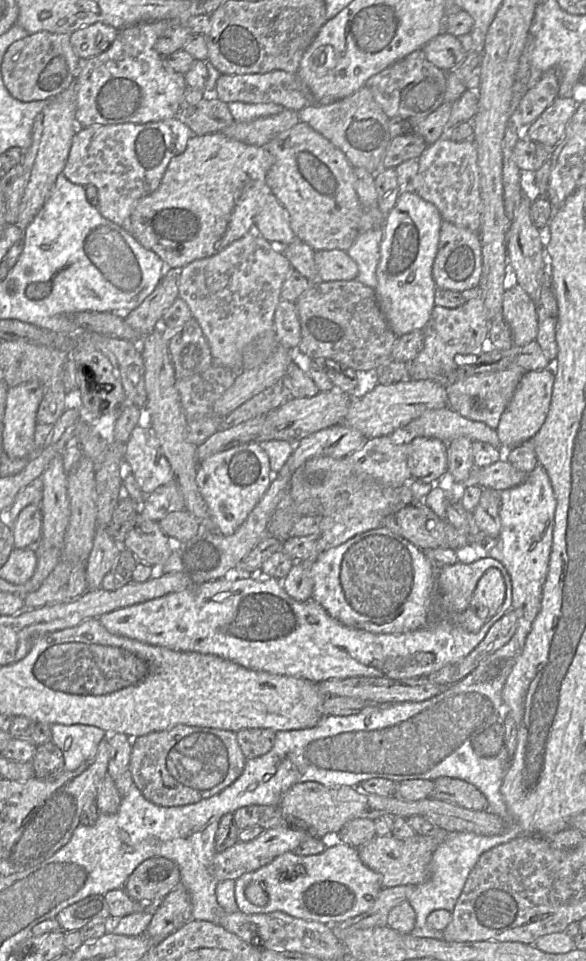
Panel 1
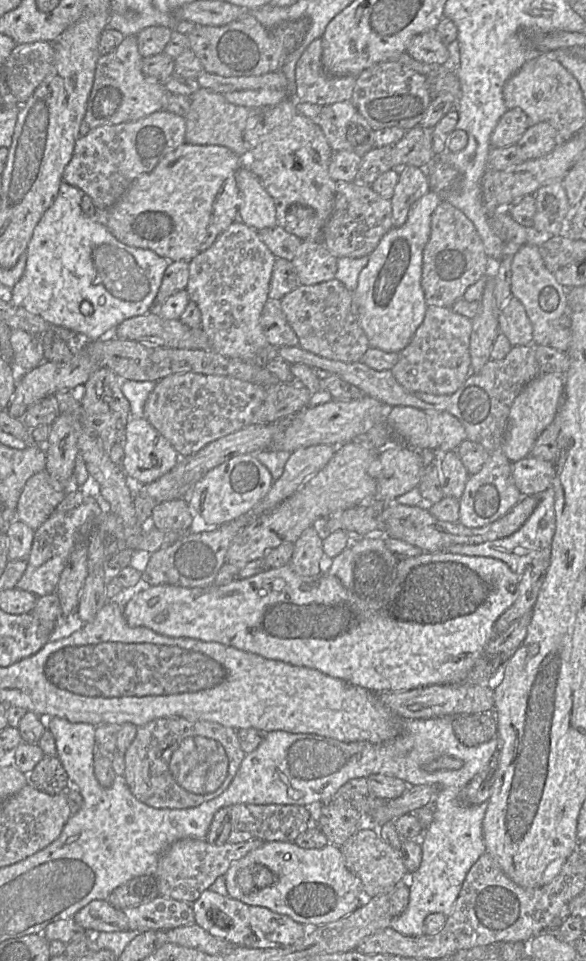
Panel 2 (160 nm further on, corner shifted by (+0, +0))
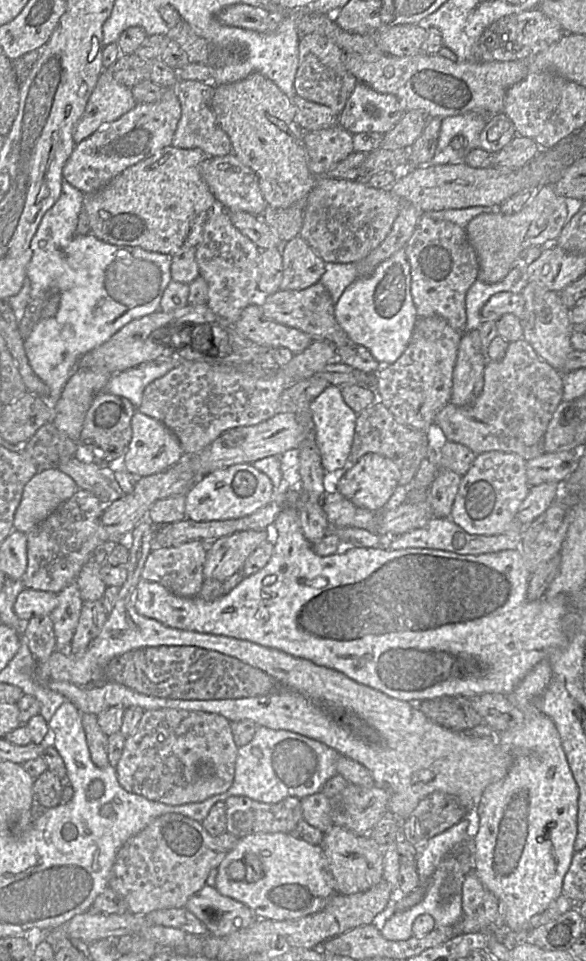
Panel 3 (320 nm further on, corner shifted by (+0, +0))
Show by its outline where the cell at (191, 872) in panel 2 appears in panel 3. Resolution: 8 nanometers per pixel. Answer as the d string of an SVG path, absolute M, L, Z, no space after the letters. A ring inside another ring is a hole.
M164 814L119 849L108 887L125 899L126 912L133 914L184 907L188 899L206 885L210 870L217 869L226 853L200 822L180 814Z

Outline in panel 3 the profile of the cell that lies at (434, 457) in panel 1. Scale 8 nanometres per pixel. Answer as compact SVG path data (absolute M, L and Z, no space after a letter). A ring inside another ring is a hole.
M371 453L348 465L332 489L354 505L381 512L398 486L398 468L389 458Z

